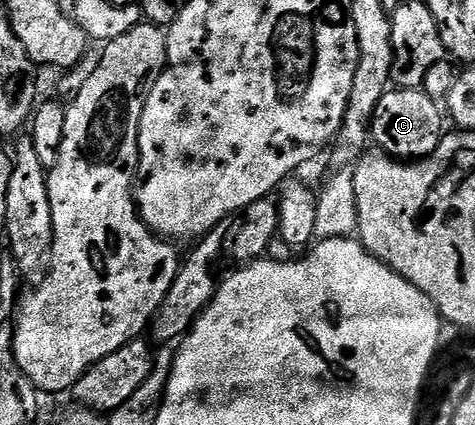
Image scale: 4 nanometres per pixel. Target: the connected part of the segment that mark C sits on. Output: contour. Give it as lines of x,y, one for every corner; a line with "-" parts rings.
397,87
386,91
383,101
379,101
379,105
373,114
371,124
372,142
385,154
393,156
398,161
426,159
441,144
443,138
443,130
441,131
443,111
442,108
440,111
437,107
440,107
438,100
432,99
431,96
425,94
424,90
415,87

